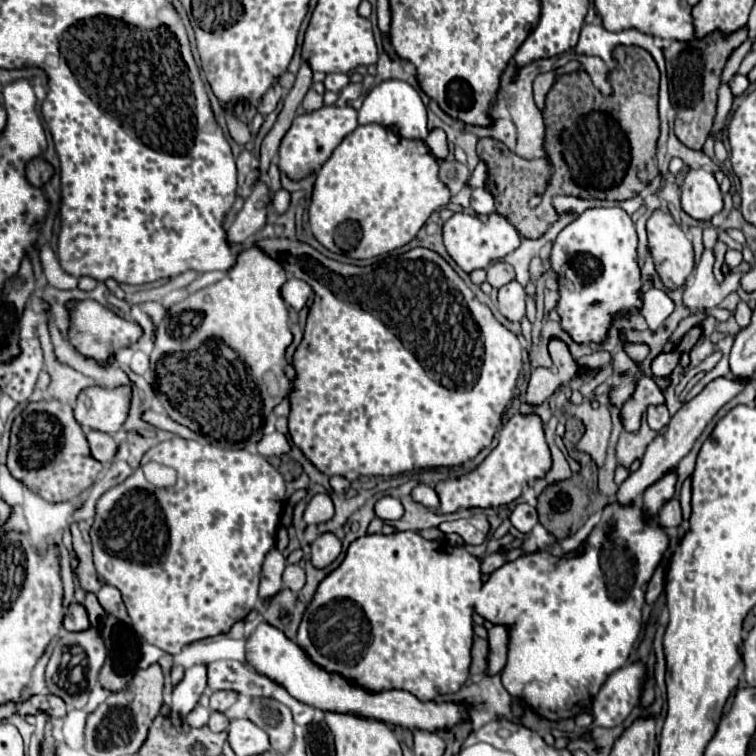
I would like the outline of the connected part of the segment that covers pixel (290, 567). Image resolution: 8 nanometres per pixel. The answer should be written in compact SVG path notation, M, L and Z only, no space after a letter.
M287 564L285 566L283 586L293 590L293 592L299 592L305 586L305 572L303 572L303 568L299 564Z

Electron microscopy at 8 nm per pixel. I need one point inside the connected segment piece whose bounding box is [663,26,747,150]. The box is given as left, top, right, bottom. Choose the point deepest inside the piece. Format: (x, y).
(694, 68)

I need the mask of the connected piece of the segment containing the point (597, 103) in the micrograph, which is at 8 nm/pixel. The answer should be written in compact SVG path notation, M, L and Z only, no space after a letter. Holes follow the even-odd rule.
M619 46L615 50L617 66L611 72L613 94L603 96L589 82L567 86L567 74L559 76L545 100L543 120L547 128L549 160L555 168L553 180L541 196L539 208L549 208L551 226L551 198L557 194L577 198L601 198L601 200L627 200L637 196L645 184L637 178L637 168L649 168L649 176L657 176L655 146L659 138L659 70L655 60L639 46ZM623 72L633 72L625 76ZM617 122L627 138L617 138Z

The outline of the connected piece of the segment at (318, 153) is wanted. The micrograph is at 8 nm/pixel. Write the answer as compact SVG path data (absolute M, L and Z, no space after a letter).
M321 106L319 110L297 114L279 146L279 170L293 182L299 182L305 176L317 172L327 162L331 152L339 146L339 142L355 130L355 126L357 110L351 106Z

